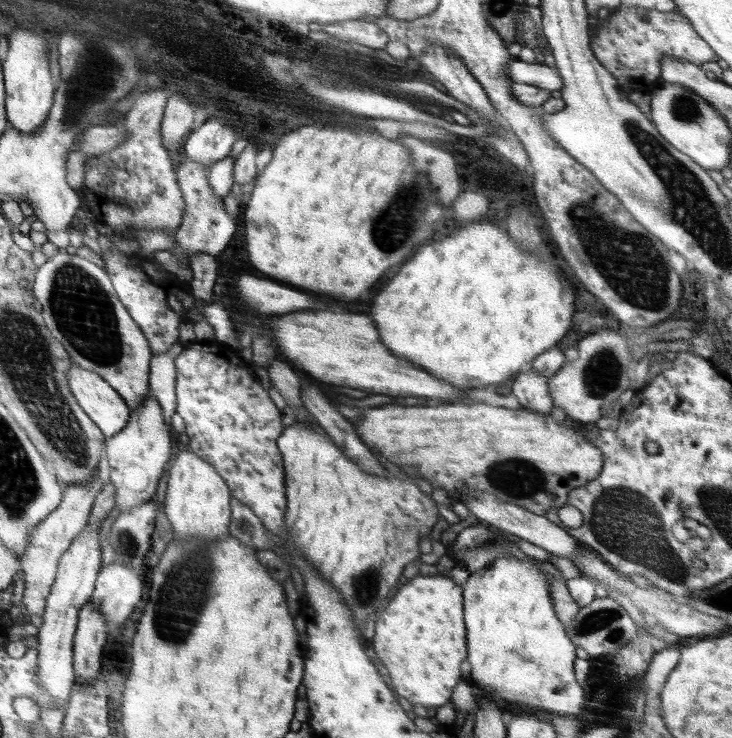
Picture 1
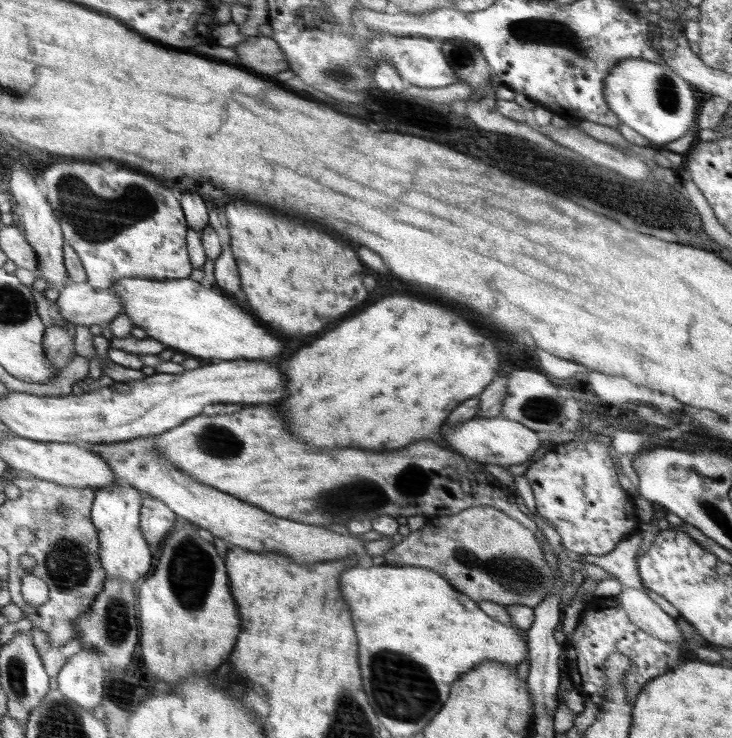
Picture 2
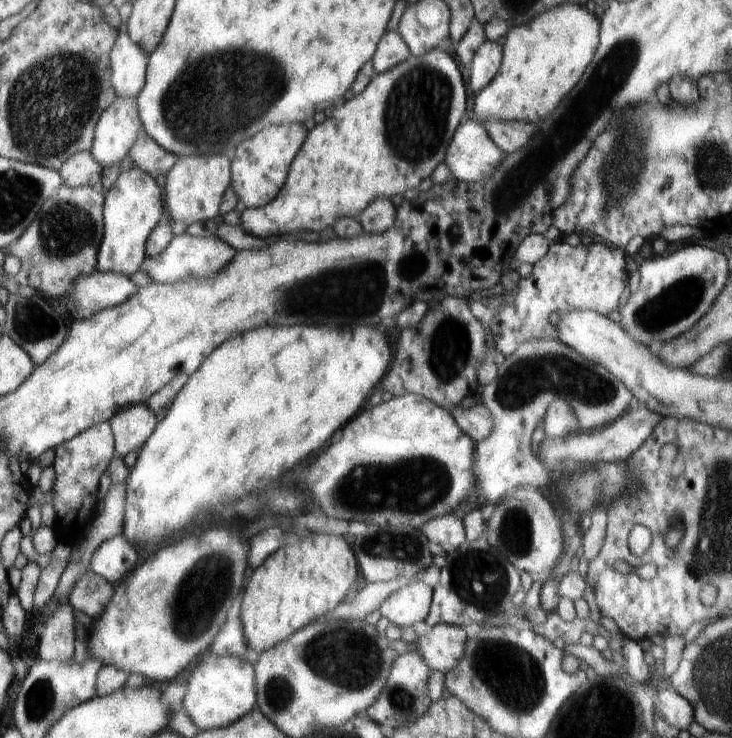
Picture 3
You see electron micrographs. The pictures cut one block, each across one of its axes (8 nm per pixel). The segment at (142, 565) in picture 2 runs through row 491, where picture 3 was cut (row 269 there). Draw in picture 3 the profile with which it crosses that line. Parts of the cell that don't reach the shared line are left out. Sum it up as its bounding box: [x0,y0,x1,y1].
[97,166,165,276]

